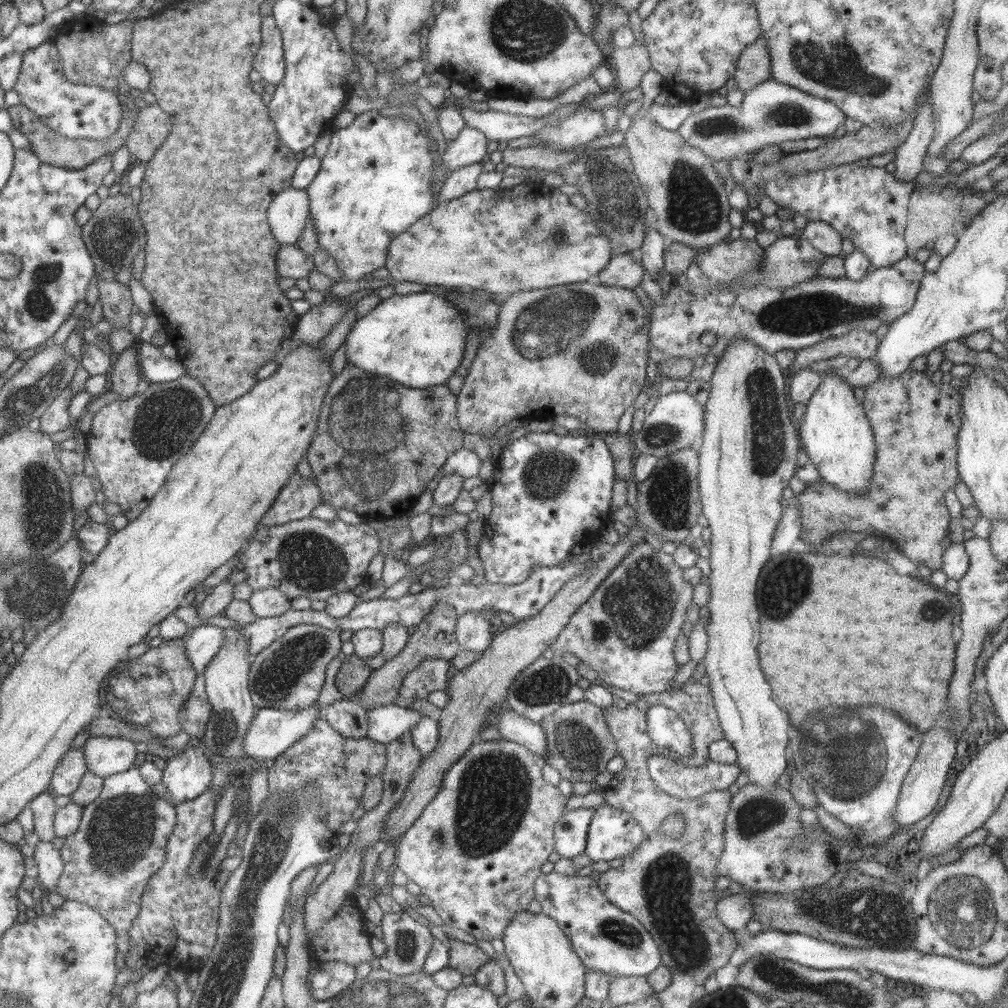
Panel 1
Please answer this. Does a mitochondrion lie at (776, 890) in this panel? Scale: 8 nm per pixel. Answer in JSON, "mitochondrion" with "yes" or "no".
{"mitochondrion":"no"}

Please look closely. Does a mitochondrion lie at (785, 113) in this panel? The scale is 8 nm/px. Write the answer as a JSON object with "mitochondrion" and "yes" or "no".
{"mitochondrion":"yes"}

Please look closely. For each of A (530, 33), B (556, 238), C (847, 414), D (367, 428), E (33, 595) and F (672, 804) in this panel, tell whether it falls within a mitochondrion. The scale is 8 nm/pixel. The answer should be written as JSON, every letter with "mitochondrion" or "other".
{"A":"mitochondrion","B":"mitochondrion","C":"other","D":"mitochondrion","E":"mitochondrion","F":"other"}

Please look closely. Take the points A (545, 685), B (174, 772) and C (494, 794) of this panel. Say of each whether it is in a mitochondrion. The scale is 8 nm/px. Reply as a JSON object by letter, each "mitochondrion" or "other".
{"A":"mitochondrion","B":"other","C":"mitochondrion"}

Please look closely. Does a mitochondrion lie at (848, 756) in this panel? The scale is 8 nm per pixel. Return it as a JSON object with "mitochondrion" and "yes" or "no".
{"mitochondrion":"yes"}

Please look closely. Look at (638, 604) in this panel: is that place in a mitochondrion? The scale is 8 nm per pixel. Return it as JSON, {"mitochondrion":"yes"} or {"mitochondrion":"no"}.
{"mitochondrion":"yes"}

